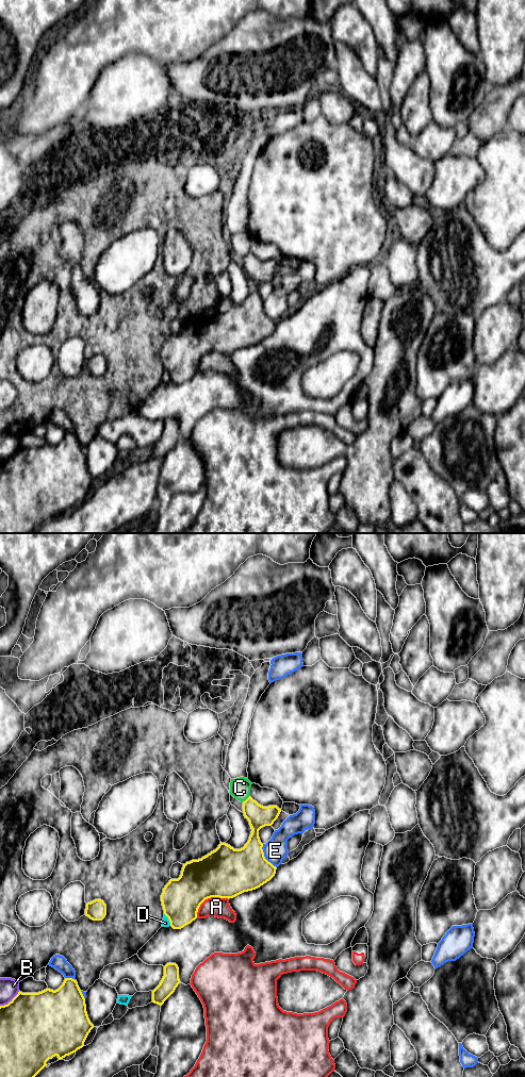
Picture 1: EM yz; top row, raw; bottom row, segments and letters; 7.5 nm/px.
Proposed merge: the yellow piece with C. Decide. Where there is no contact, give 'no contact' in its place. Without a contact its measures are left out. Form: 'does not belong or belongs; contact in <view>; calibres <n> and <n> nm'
does not belong; contact in yz; calibres 170 and 160 nm

